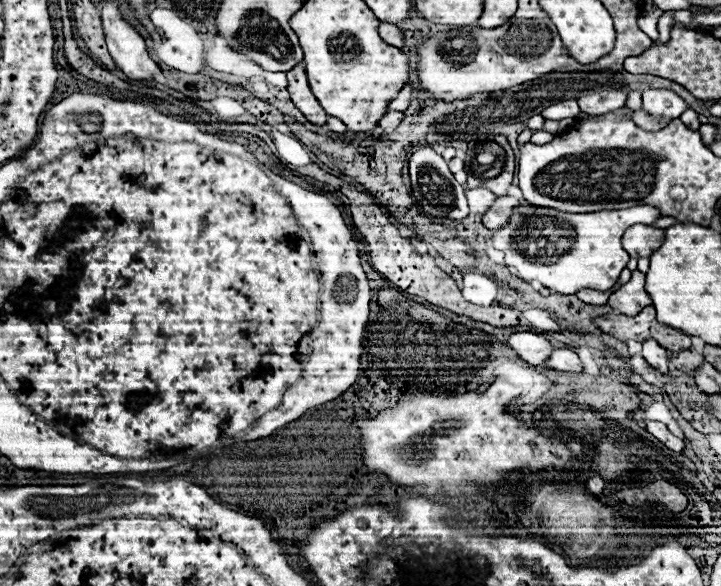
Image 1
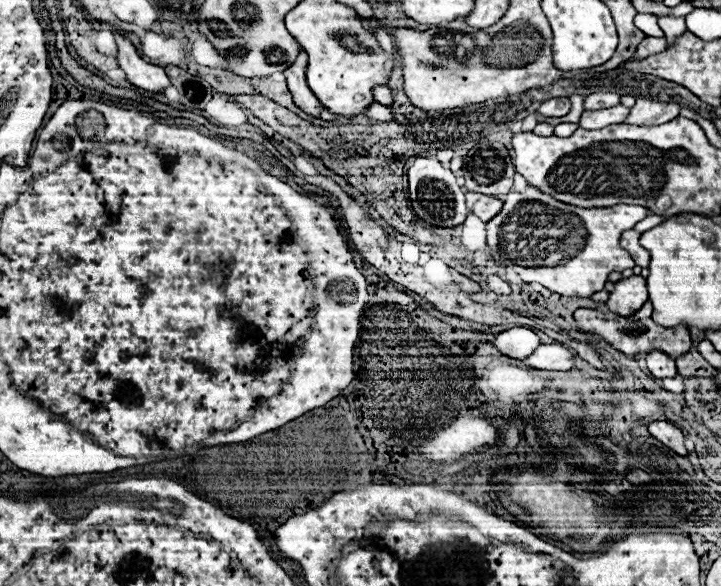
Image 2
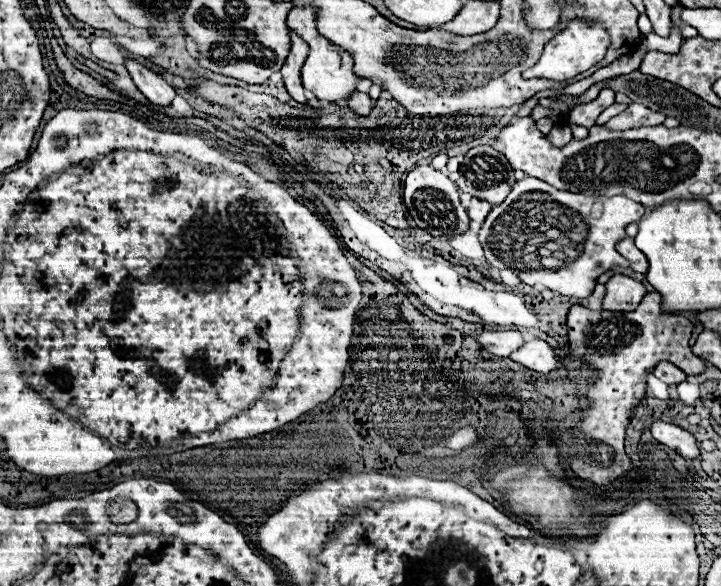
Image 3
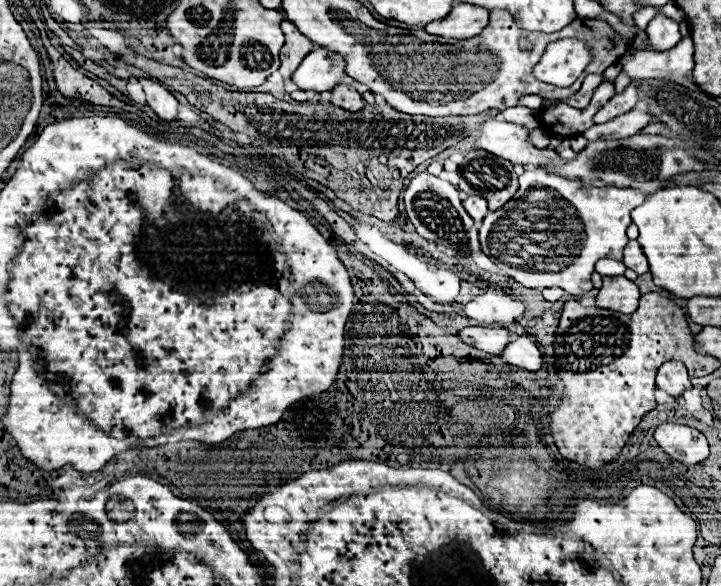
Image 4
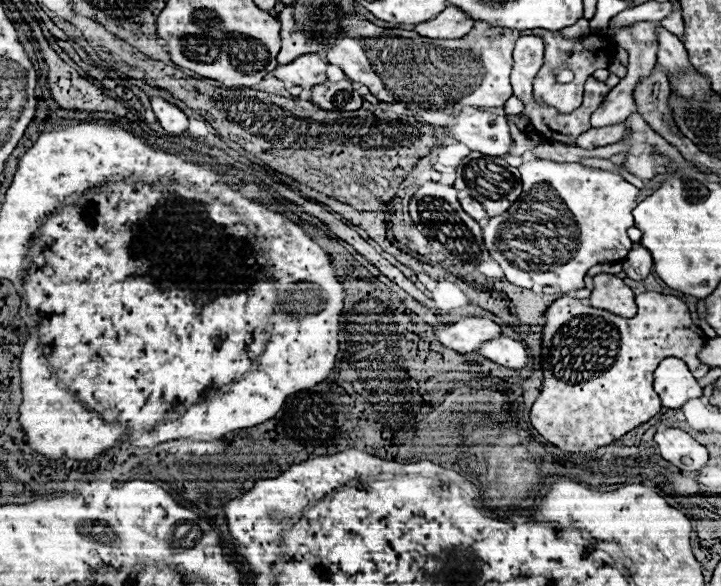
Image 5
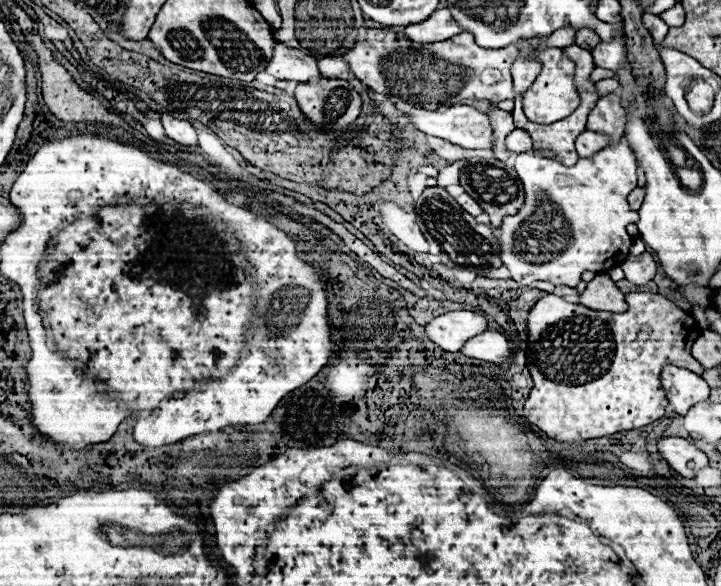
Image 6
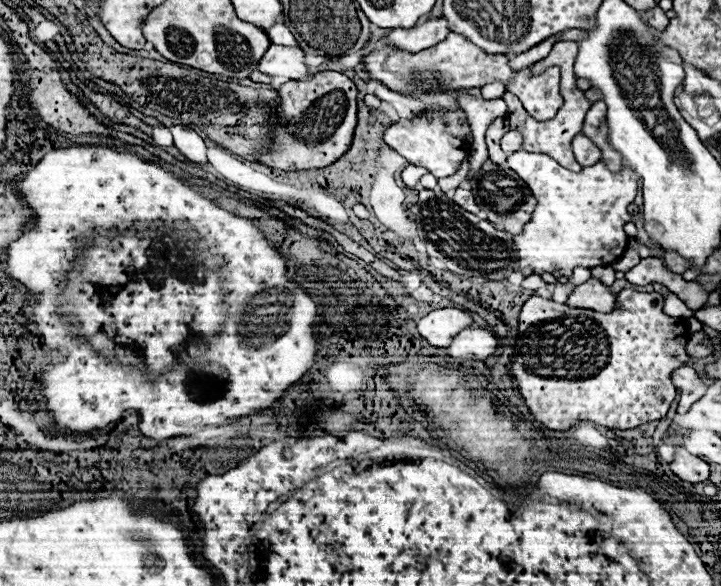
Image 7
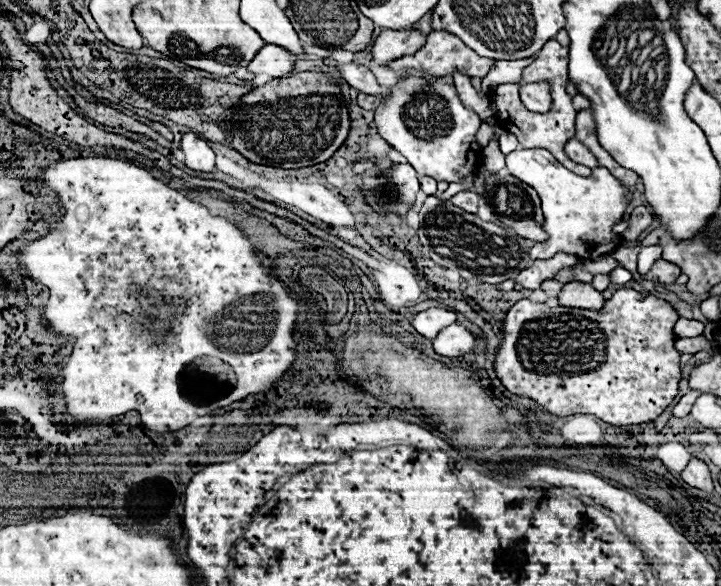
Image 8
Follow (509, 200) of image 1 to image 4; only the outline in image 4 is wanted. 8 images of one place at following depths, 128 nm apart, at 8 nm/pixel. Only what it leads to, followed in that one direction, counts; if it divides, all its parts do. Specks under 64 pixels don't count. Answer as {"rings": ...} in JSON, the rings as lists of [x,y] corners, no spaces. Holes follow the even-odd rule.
{"rings":[[[470,196],[468,200],[464,200],[464,208],[466,208],[466,212],[468,212],[476,222],[482,222],[482,218],[484,218],[486,212],[488,212],[486,200],[484,200],[484,198],[476,198],[476,196]]]}

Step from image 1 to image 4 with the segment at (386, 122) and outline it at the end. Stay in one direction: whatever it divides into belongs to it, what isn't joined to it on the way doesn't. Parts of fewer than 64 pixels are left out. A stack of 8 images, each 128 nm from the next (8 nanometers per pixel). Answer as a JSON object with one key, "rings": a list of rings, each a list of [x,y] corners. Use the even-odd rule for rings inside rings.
{"rings":[[[338,84],[338,86],[334,86],[330,92],[328,92],[328,102],[330,104],[336,104],[336,106],[340,106],[340,108],[344,108],[344,110],[350,110],[350,112],[356,112],[356,110],[360,110],[360,108],[364,108],[364,100],[362,100],[362,96],[354,90],[354,86],[350,86],[350,84]]]}

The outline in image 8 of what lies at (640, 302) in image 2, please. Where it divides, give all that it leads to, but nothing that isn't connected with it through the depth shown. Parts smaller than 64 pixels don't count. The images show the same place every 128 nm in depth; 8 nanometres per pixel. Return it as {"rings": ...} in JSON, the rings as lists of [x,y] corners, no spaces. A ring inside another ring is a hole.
{"rings":[[[568,282],[562,286],[558,294],[560,306],[568,308],[586,308],[600,310],[604,306],[604,298],[598,290],[594,290],[588,282]]]}

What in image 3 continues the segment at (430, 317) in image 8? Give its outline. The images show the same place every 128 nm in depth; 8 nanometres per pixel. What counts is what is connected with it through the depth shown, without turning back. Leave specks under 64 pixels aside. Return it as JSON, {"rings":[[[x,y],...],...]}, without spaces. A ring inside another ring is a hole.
{"rings":[[[498,330],[498,332],[482,332],[478,336],[474,336],[476,342],[492,352],[498,358],[506,358],[510,356],[510,352],[516,352],[516,348],[520,348],[520,344],[524,344],[524,336],[522,332],[516,330]]]}

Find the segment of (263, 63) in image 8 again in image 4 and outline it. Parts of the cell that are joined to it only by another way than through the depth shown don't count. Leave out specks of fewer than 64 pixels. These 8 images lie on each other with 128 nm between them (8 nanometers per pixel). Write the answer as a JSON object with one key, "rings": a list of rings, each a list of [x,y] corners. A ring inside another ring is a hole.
{"rings":[[[314,46],[314,50],[302,60],[290,80],[300,90],[326,92],[328,88],[334,88],[344,74],[344,60],[340,56],[328,52],[326,48]]]}

